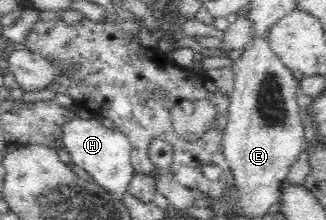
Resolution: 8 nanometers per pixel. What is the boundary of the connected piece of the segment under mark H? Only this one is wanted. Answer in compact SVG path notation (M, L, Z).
M84 113L66 122L62 132L63 143L71 156L72 163L84 168L96 183L105 186L105 189L112 194L121 196L126 193L126 188L135 172L130 164L130 141L122 131L116 128L110 129L102 125L97 117Z

